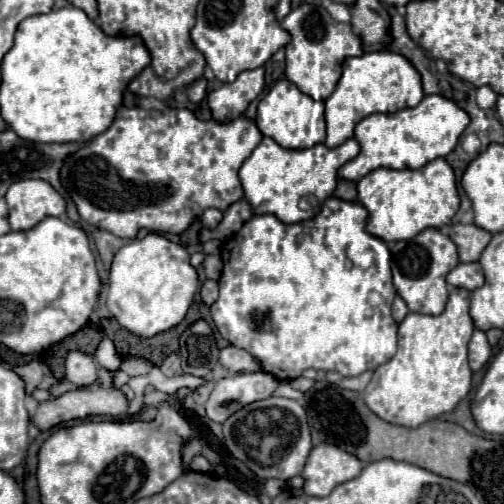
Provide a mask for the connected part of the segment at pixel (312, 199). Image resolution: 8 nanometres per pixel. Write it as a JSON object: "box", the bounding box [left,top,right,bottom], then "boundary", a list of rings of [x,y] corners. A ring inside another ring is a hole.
{"box":[239,138,361,224],"boundary":[[[263,138],[261,144],[251,152],[251,156],[243,162],[239,170],[239,180],[245,190],[247,202],[253,206],[255,214],[275,214],[285,224],[295,224],[313,218],[323,202],[337,188],[339,168],[353,160],[359,154],[361,146],[355,138],[343,142],[337,148],[327,148],[325,144],[317,144],[309,150],[287,150],[281,148],[275,140]]]}

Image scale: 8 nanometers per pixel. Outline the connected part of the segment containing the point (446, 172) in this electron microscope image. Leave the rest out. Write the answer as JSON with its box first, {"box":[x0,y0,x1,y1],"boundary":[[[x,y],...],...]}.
{"box":[357,158,459,240],"boundary":[[[435,158],[419,170],[377,168],[357,182],[359,202],[369,212],[367,232],[385,240],[409,240],[425,228],[443,228],[459,210],[455,172],[445,158]]]}

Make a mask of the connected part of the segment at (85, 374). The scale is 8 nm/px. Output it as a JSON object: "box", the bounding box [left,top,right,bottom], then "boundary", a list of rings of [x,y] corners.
{"box":[65,352,99,386],"boundary":[[[69,352],[65,366],[67,366],[67,380],[75,386],[93,384],[99,370],[99,364],[83,352]]]}

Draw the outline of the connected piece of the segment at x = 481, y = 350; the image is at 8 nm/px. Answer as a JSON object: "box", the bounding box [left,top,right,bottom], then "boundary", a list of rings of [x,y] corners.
{"box":[469,330,491,372],"boundary":[[[475,330],[469,342],[469,366],[473,372],[481,370],[483,364],[489,360],[491,356],[491,346],[487,342],[487,336],[483,330]]]}

